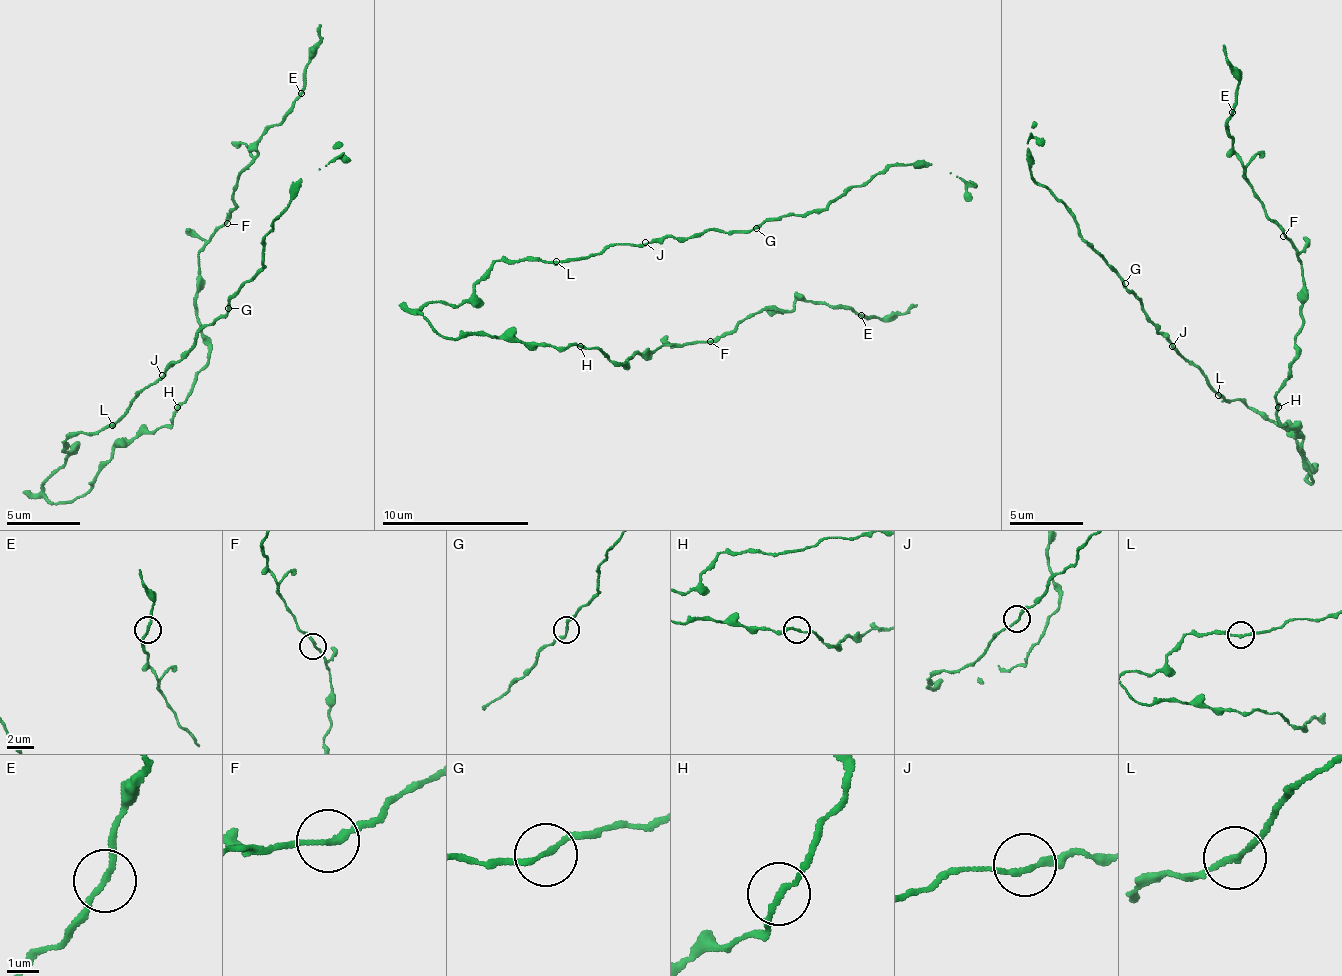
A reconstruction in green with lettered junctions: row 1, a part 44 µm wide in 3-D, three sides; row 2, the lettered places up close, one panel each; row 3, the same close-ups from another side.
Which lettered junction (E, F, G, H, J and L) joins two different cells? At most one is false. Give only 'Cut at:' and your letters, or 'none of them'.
Cut at: none of them

